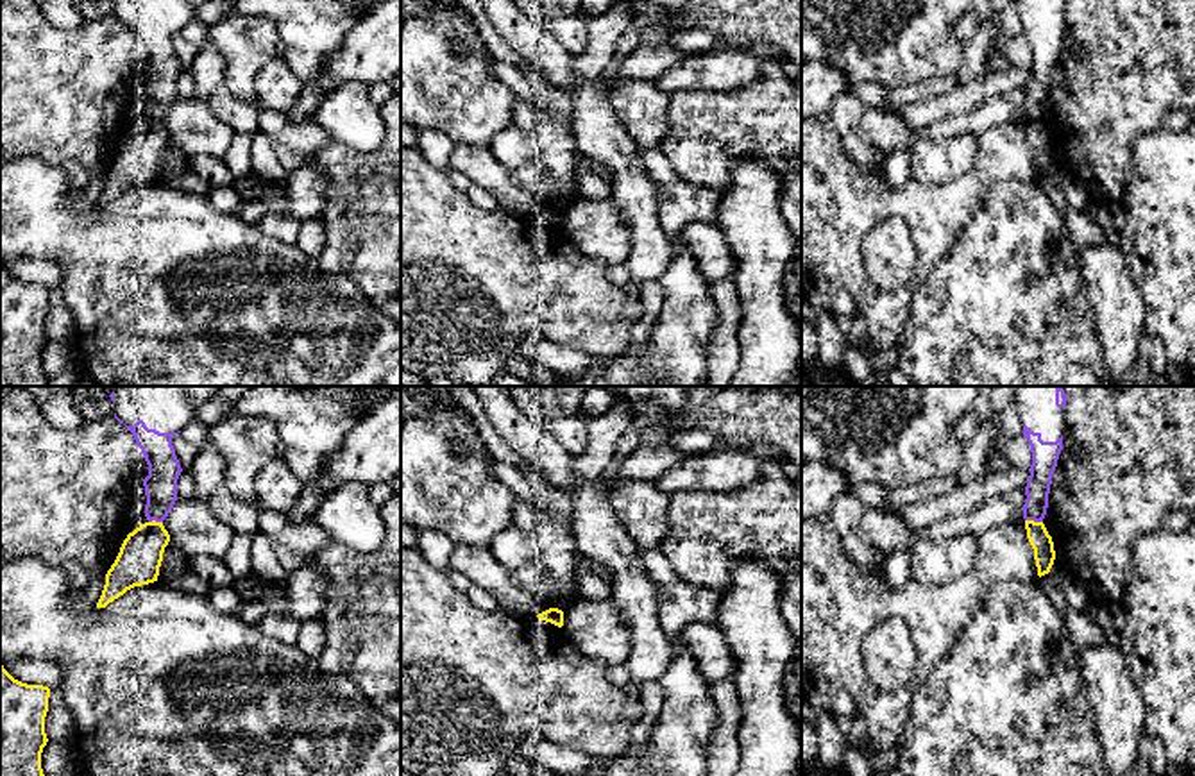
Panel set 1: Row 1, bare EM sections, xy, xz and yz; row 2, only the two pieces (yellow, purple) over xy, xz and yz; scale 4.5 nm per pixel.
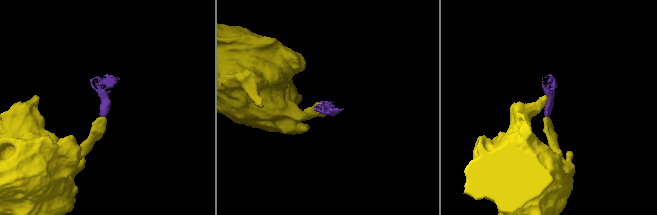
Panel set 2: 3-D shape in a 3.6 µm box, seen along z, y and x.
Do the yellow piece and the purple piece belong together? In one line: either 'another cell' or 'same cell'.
another cell

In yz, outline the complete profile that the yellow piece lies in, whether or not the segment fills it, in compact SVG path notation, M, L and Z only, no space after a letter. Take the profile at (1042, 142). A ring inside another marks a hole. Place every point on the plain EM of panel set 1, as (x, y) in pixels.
M1025 120L1027 138L1034 148L1034 159L1038 166L1038 175L1045 175L1050 172L1055 150L1052 136L1048 134L1043 122Z

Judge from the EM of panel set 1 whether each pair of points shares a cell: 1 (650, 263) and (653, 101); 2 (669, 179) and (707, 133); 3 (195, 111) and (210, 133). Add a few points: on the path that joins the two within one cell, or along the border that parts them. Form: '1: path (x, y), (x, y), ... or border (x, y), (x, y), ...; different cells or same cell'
1: border (614, 111), (614, 120), (639, 145); different cells
2: border (661, 147), (669, 165), (686, 181), (712, 192); different cells
3: path (195, 117), (204, 127); same cell

